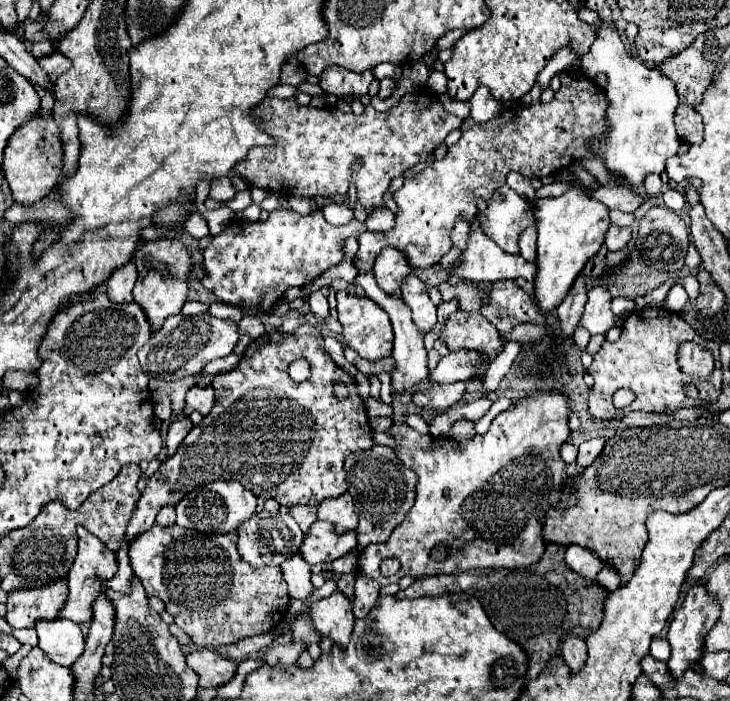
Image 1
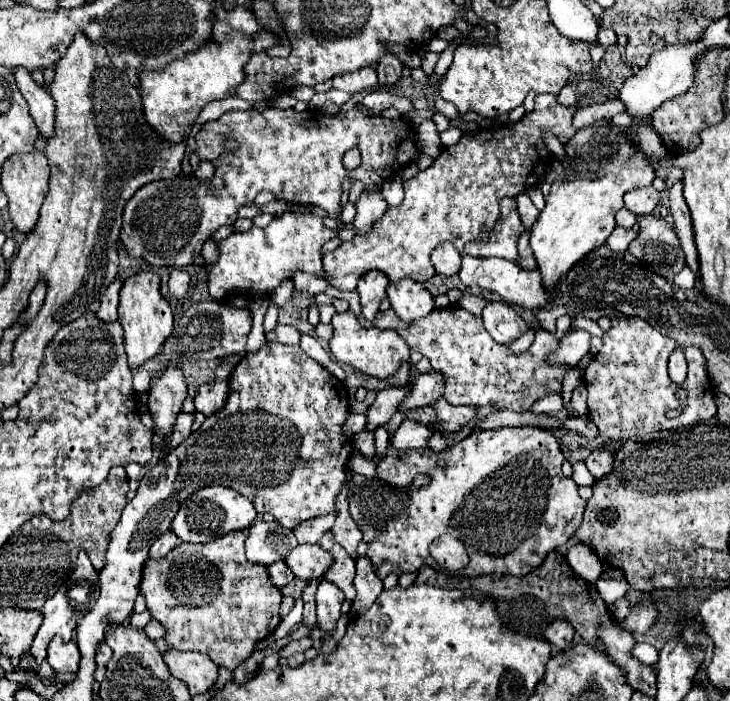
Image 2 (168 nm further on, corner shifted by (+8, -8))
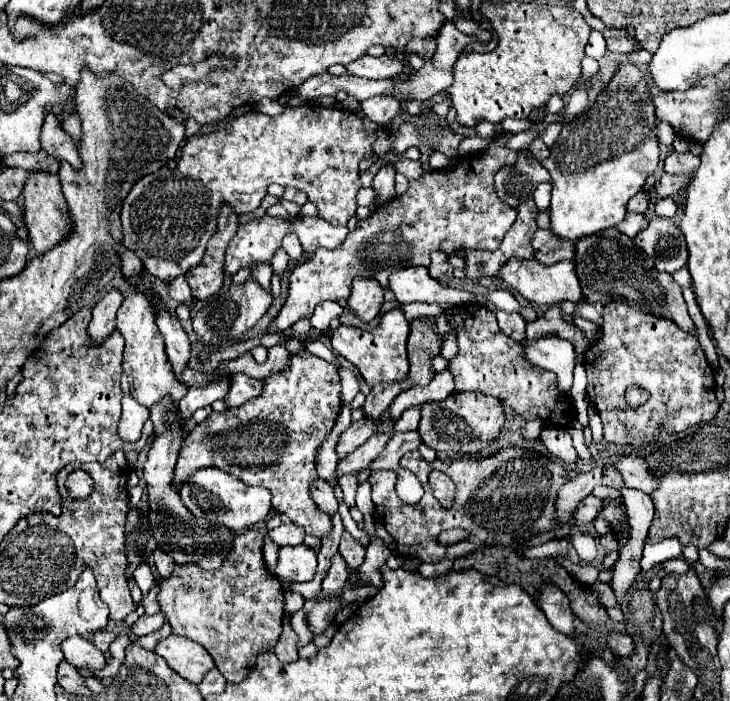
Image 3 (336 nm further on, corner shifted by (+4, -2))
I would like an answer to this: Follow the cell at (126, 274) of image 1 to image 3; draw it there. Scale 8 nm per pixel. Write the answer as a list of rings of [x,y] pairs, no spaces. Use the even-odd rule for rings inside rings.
[[[108,291],[106,297],[92,309],[92,321],[88,323],[90,345],[100,345],[116,327],[116,311],[122,305],[118,291]]]

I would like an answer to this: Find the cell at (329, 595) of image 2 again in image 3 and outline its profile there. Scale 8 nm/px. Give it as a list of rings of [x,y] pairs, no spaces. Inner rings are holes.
[[[336,553],[332,557],[332,565],[330,565],[330,569],[328,569],[328,573],[326,573],[324,581],[322,581],[324,595],[336,595],[336,593],[340,593],[340,589],[344,587],[346,579],[348,579],[348,567],[346,567],[342,555]]]

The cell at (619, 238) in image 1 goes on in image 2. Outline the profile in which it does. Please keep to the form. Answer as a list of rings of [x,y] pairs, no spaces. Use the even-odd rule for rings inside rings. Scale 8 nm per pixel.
[[[616,227],[616,229],[610,233],[606,245],[608,245],[612,251],[626,251],[628,245],[630,245],[630,241],[632,241],[634,237],[636,237],[636,231],[634,231],[634,229]]]

